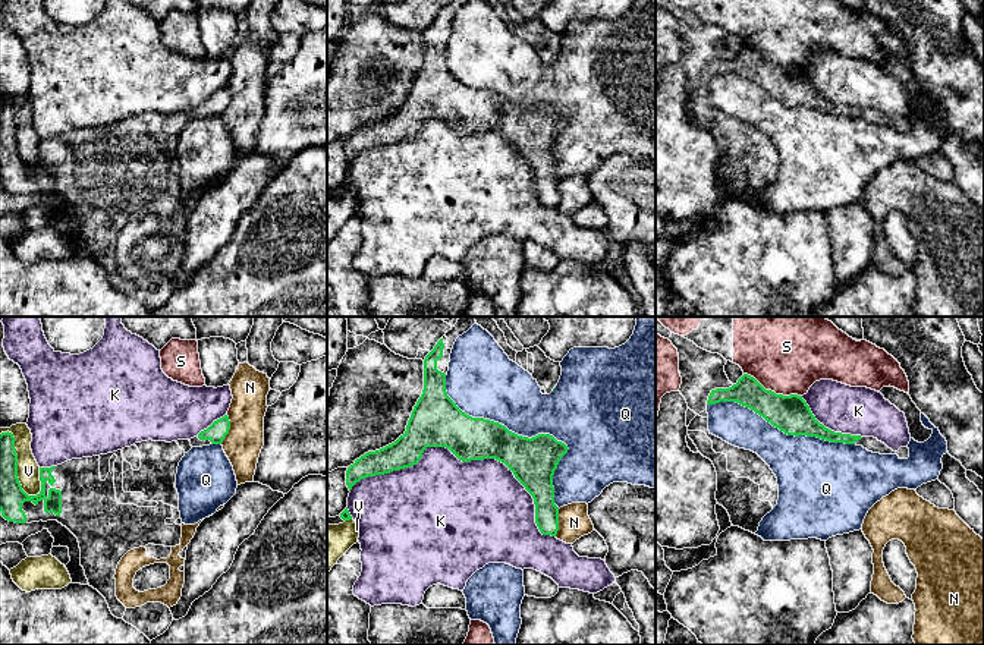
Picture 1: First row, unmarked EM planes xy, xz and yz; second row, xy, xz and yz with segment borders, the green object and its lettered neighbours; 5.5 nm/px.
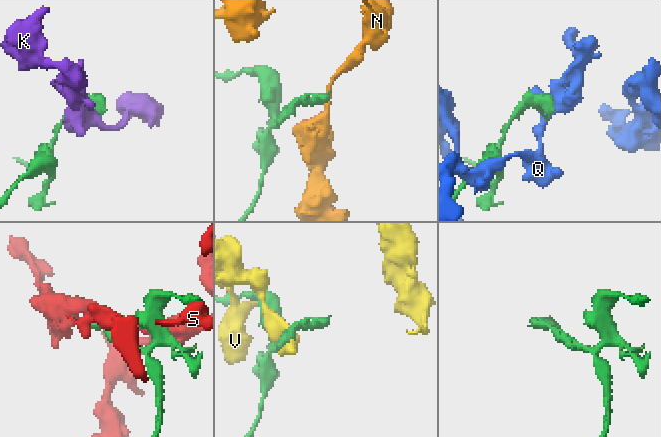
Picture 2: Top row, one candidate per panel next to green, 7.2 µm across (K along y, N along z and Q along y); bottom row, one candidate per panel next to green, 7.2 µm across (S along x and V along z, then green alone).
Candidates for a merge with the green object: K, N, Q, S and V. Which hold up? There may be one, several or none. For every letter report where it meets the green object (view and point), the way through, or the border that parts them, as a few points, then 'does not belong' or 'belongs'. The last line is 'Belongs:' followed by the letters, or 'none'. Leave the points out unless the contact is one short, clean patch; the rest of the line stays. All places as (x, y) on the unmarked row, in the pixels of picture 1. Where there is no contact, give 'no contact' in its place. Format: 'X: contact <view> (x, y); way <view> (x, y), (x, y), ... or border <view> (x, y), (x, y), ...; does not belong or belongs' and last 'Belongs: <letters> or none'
K: contact xz (465, 132); does not belong
N: contact xy (229, 100); does not belong
Q: contact xz (527, 109); does not belong
S: contact yz (773, 63); does not belong
V: contact xy (16, 137); does not belong
Belongs: none

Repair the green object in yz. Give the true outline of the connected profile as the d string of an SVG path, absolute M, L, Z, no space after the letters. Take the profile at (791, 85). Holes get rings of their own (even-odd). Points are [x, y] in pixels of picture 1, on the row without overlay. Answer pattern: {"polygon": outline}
{"polygon": "M743 45L738 54L729 60L711 62L707 76L720 73L736 73L749 79L787 107L817 108L830 114L862 117L873 125L896 126L896 123L874 108L842 106L826 100L815 91L802 67L776 66L771 62L765 62L748 45Z"}

